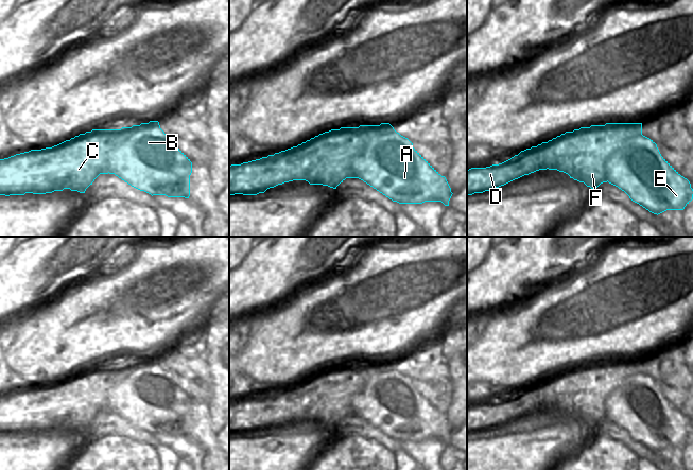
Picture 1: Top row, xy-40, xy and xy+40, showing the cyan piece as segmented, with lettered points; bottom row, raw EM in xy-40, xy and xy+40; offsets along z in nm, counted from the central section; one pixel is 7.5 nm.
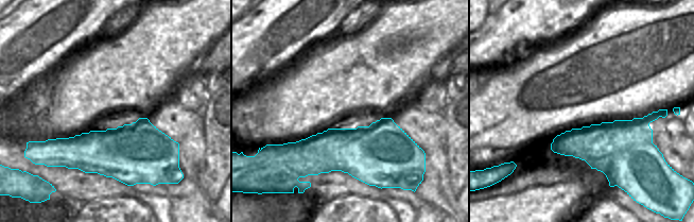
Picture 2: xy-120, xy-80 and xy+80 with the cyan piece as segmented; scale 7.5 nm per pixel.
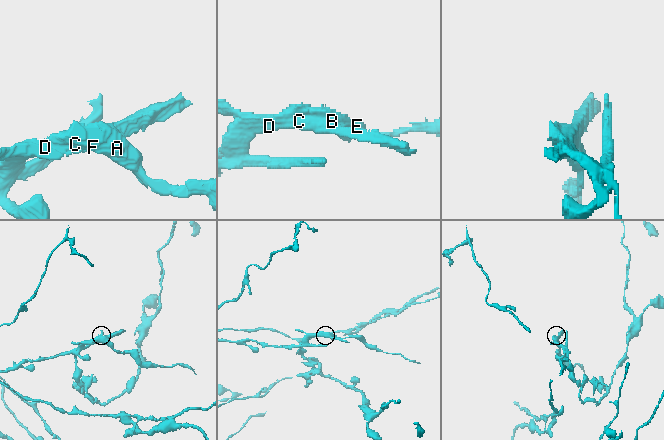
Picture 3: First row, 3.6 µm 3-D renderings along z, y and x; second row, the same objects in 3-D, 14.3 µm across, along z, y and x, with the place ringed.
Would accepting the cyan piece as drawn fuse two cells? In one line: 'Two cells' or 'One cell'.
Two cells

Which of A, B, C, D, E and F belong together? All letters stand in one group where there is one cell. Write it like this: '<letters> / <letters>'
A B E / C D F

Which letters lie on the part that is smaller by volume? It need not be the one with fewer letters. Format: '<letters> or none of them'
A, B, E

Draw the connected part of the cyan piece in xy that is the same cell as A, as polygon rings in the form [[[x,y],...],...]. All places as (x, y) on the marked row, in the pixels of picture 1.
[[[392,126],[392,132],[373,140],[366,150],[353,162],[356,178],[359,178],[399,204],[422,204],[425,202],[441,202],[449,206],[452,196],[451,188],[445,176],[441,176],[414,147],[413,143],[397,133]]]

